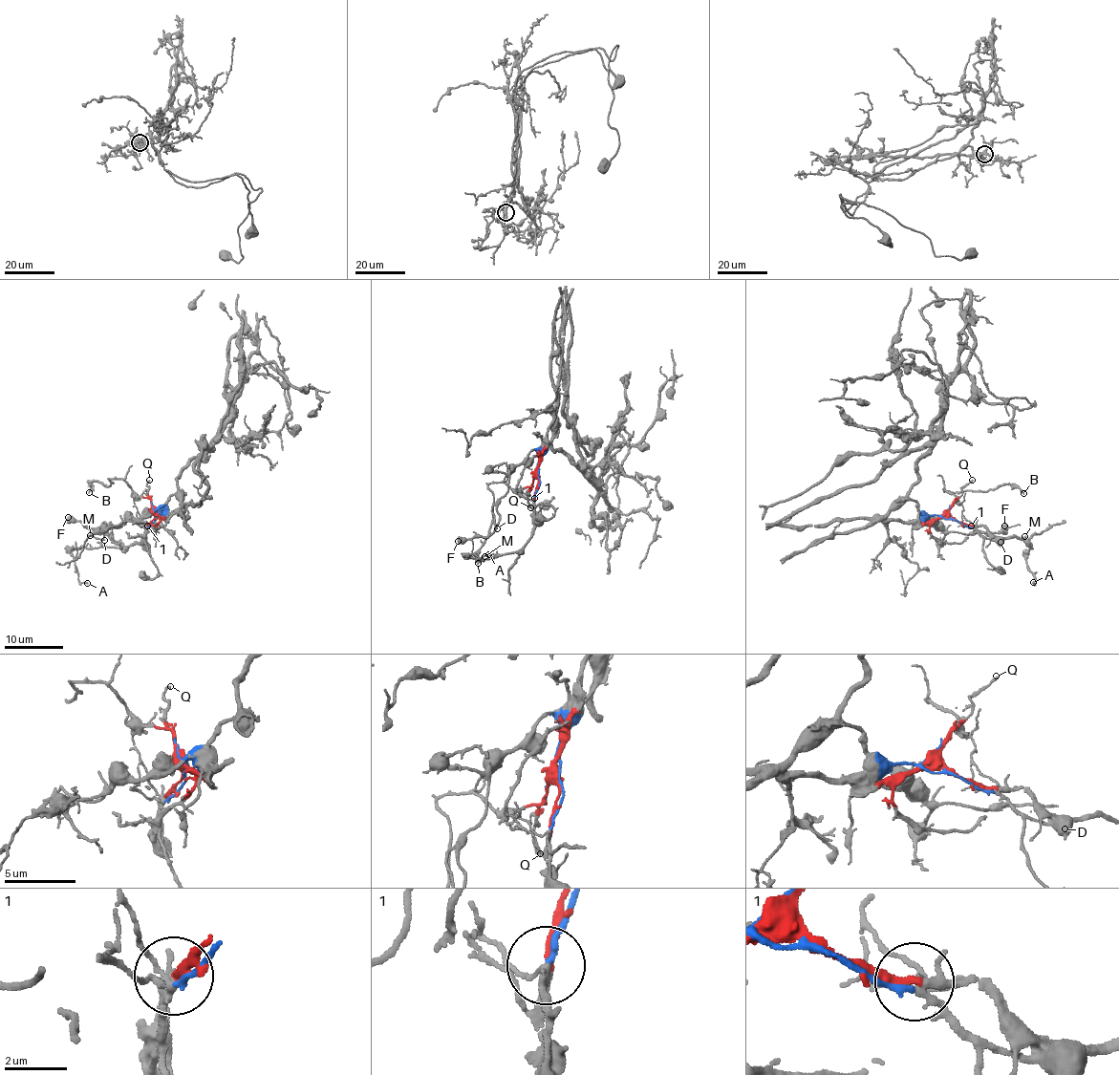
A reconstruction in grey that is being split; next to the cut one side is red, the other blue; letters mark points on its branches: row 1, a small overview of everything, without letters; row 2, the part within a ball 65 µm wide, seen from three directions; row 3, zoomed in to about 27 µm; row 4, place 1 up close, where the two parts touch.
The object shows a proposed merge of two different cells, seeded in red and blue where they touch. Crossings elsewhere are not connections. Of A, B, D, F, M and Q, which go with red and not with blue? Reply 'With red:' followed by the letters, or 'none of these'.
With red: A, B, M, Q

